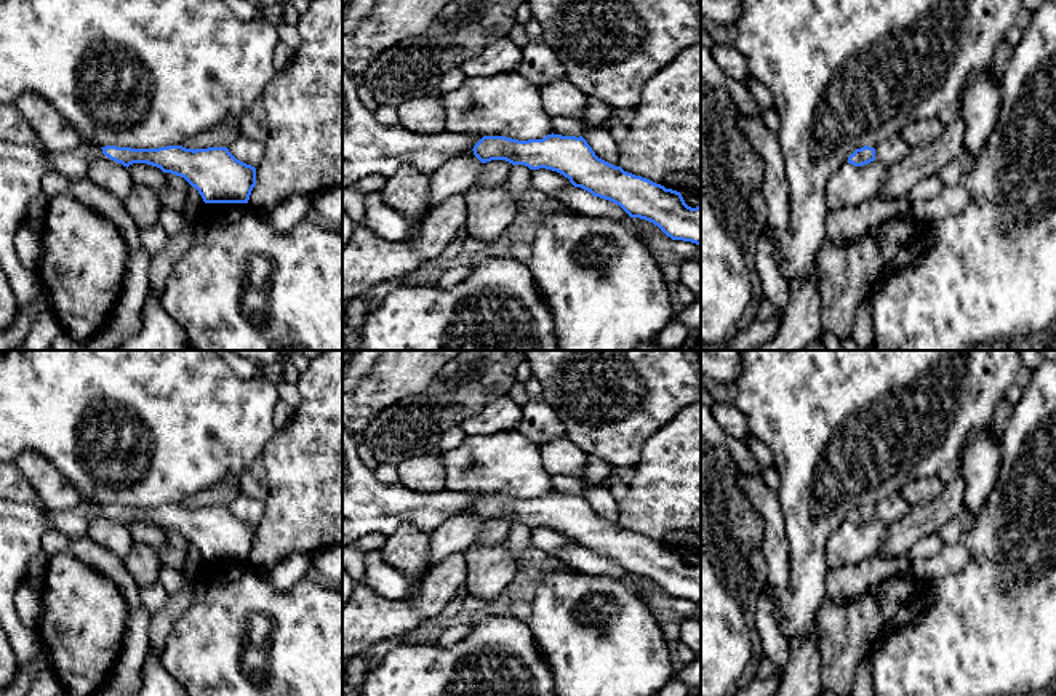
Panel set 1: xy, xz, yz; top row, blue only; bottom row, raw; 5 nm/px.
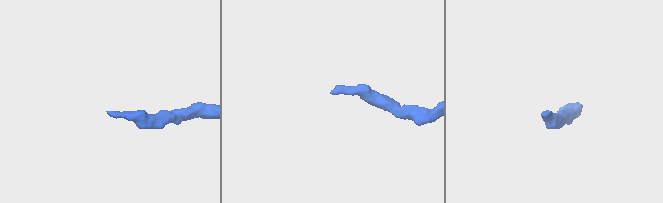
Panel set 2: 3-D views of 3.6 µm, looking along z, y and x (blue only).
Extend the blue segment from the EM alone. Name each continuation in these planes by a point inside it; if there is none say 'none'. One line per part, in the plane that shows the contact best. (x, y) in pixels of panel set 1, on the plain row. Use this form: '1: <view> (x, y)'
1: xy (23, 525)

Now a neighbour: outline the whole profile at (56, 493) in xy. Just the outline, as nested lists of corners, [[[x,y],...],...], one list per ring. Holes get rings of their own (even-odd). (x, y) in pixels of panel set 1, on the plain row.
[[[27,450],[13,462],[29,480],[46,510],[72,509],[83,501],[78,490],[42,454]]]

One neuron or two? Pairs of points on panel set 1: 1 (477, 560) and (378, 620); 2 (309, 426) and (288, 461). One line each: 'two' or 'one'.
1: two
2: one

